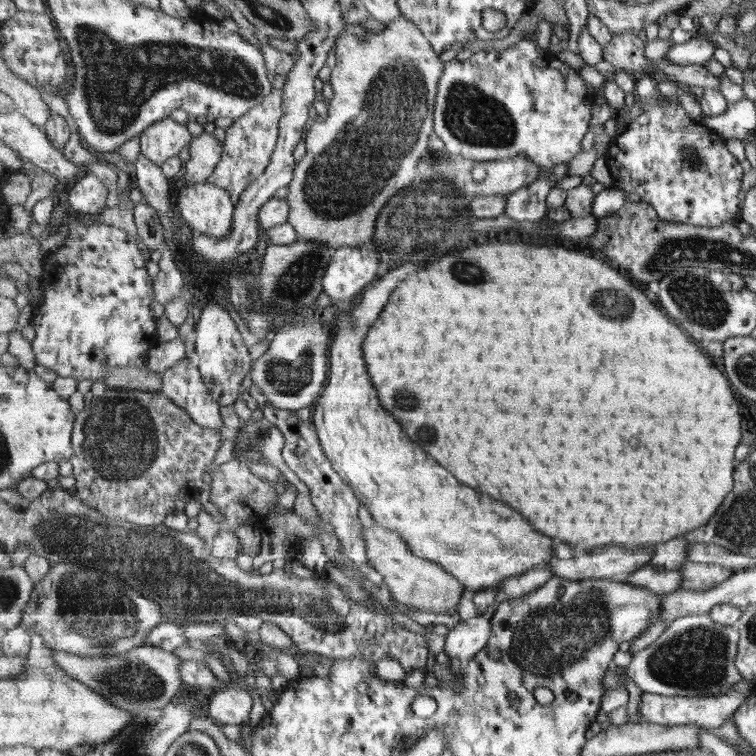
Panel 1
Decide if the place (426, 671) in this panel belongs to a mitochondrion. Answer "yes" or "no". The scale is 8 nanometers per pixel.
no

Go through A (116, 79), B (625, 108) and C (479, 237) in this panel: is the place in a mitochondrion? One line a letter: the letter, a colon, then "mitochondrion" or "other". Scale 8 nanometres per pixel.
A: mitochondrion
B: other
C: mitochondrion

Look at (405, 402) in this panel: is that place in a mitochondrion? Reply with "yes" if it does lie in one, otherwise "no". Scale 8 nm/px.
yes

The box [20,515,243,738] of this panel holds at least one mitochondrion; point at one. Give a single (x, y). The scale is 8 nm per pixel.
(93, 603)

